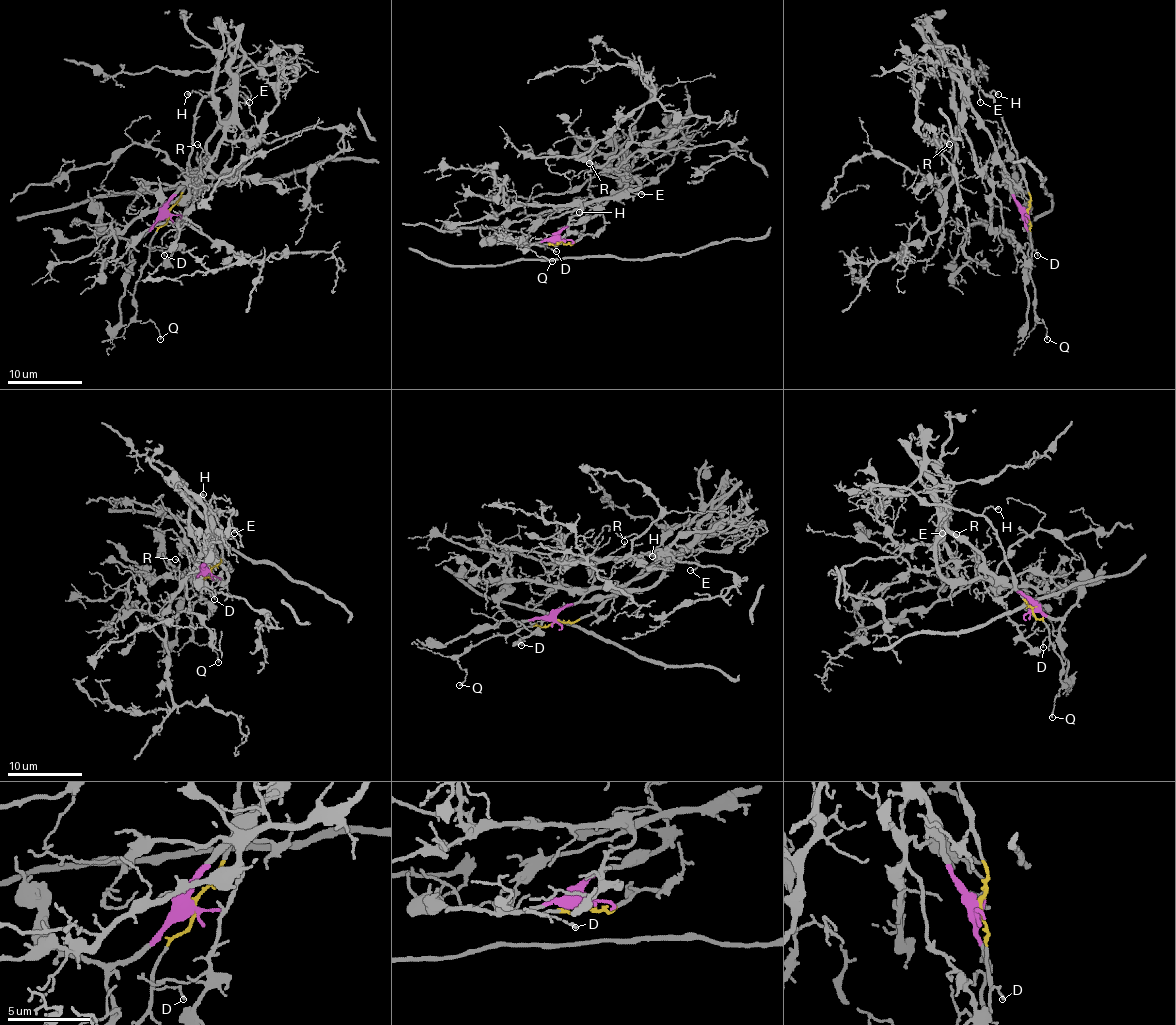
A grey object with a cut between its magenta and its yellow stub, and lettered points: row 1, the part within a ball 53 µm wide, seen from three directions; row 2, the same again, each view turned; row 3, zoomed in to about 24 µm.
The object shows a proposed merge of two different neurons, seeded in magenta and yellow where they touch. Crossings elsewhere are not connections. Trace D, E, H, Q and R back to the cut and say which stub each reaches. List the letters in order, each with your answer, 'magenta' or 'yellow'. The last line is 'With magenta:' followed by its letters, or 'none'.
D: yellow
E: yellow
H: yellow
Q: yellow
R: magenta
With magenta: R

